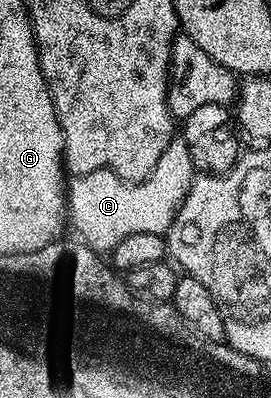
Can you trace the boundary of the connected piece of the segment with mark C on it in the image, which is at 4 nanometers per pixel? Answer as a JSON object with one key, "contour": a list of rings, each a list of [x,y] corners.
{"contour":[[[173,134],[158,164],[141,182],[128,183],[108,168],[73,176],[66,187],[69,222],[79,232],[81,240],[99,253],[110,253],[126,237],[136,233],[163,236],[172,227],[195,176],[193,158],[184,135]]]}

